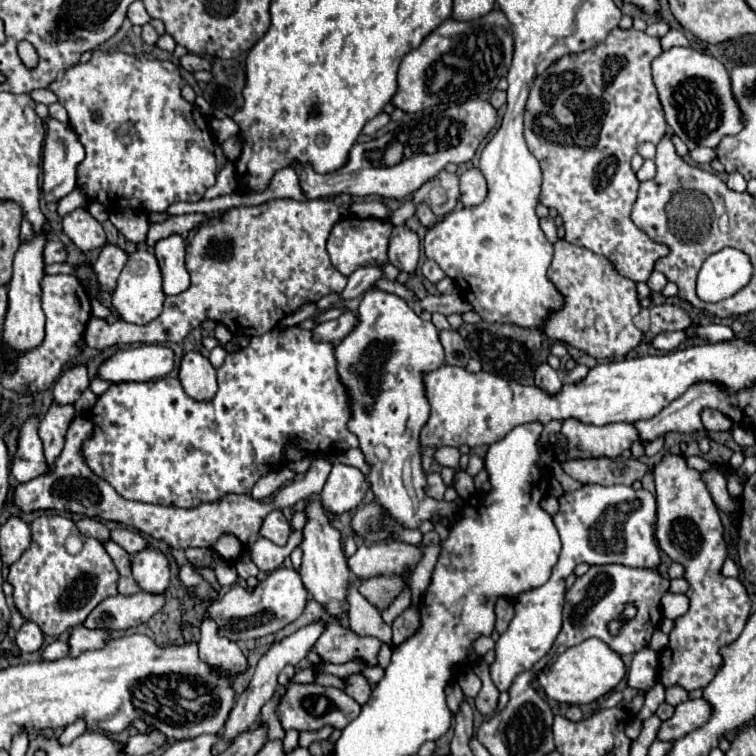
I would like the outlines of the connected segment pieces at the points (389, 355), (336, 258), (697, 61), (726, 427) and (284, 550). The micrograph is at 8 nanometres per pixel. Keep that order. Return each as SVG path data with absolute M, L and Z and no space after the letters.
M368 289L364 293L358 305L356 319L358 325L354 325L354 329L334 347L334 357L340 383L348 393L350 421L346 427L358 437L360 451L370 465L370 473L366 473L364 479L370 483L376 503L390 515L390 519L400 523L404 529L418 529L420 523L432 519L434 515L450 517L456 513L460 499L446 503L426 495L426 473L422 469L420 455L420 429L430 417L424 375L444 365L444 349L438 341L438 331L430 321L422 321L404 299L380 289Z
M352 213L344 215L330 231L330 237L328 237L328 243L326 243L326 251L330 255L330 261L332 265L344 273L346 277L350 273L354 273L358 267L364 267L364 265L382 265L384 277L390 280L396 280L396 277L400 275L400 271L396 269L388 260L388 245L390 235L392 233L392 223L390 221L384 221L384 219L362 219L362 217L356 217Z
M672 47L668 51L662 51L652 61L650 67L652 67L654 85L658 89L658 97L660 97L664 115L666 115L666 123L688 145L688 149L694 149L700 145L716 147L720 137L740 131L740 109L736 109L736 101L732 101L732 87L728 81L728 71L724 65L720 65L720 61L692 47Z
M704 409L702 413L702 423L708 431L732 431L734 423L730 417L726 417L724 413L716 411L716 409Z
M301 530L293 531L284 547L274 545L272 541L260 537L260 539L250 547L252 561L256 563L256 567L258 567L260 571L264 571L264 573L272 573L272 571L276 571L276 569L282 565L282 561L290 555L290 551L293 551L294 547L297 547L301 540Z

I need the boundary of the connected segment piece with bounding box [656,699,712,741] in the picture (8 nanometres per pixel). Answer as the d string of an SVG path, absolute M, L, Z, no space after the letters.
M688 699L680 705L676 705L676 711L670 719L662 721L656 739L660 741L676 741L684 737L686 733L698 729L708 721L712 713L712 707L704 699Z

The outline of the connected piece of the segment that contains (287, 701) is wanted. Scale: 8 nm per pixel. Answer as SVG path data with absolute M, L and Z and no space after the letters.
M306 683L306 685L290 685L288 693L282 697L280 705L278 705L278 713L280 713L280 721L282 727L288 729L296 729L296 731L316 731L322 729L326 725L334 727L334 729L344 729L354 717L360 715L360 705L348 697L342 689L336 687L322 687L316 683Z

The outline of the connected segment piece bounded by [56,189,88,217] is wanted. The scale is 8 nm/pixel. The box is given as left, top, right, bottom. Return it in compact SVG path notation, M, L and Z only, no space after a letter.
M74 189L70 195L66 195L64 199L58 201L56 211L58 211L60 217L64 217L64 215L72 213L74 209L80 209L80 207L86 207L86 205L88 205L88 197L80 189Z

